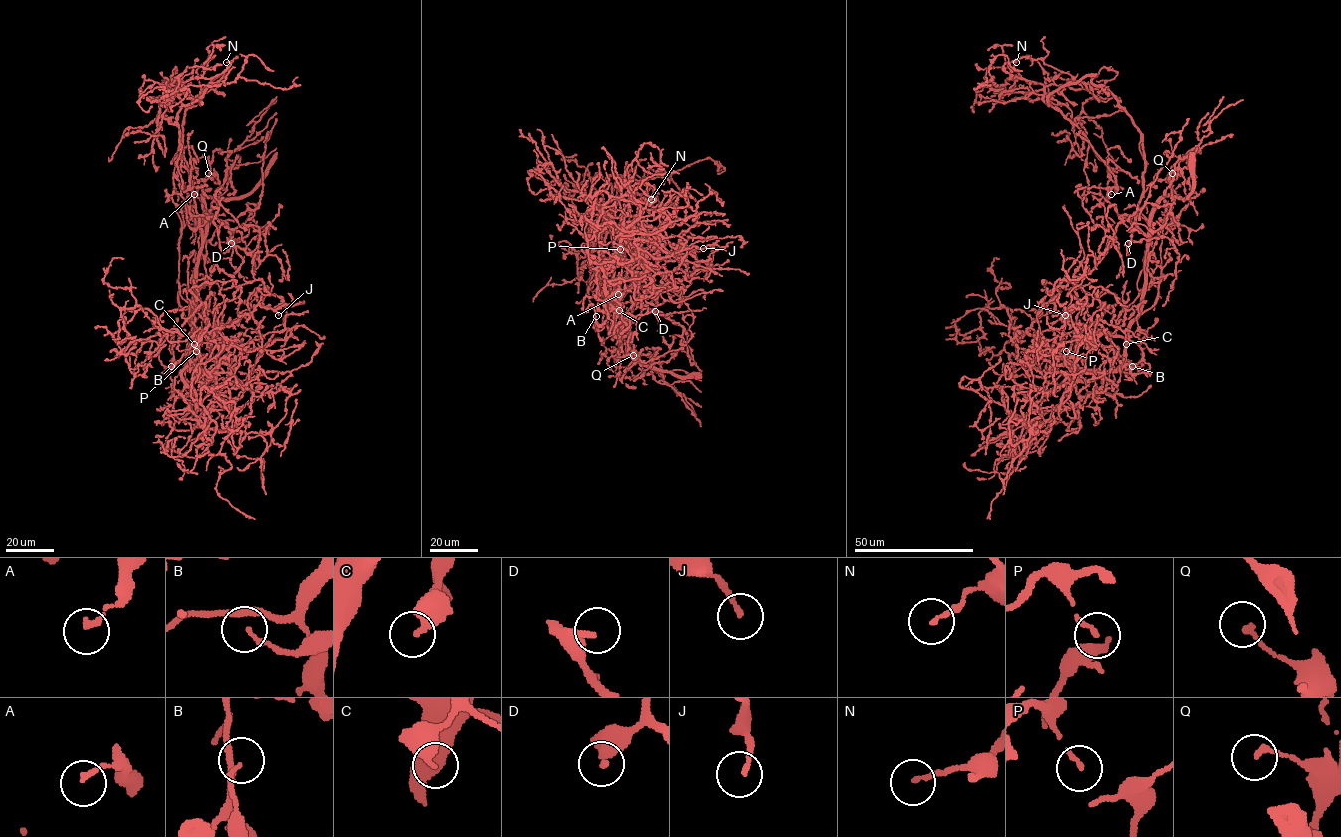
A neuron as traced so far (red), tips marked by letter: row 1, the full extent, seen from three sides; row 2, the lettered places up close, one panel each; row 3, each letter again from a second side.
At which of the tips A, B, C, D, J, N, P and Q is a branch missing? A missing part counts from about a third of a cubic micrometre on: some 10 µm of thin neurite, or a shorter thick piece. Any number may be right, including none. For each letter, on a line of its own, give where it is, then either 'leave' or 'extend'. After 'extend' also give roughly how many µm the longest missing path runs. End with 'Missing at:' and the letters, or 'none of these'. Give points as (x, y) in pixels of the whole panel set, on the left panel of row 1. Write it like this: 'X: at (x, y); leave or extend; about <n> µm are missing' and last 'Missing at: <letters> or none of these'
A: at (194, 194); leave
B: at (171, 366); leave
C: at (194, 344); leave
D: at (231, 243); extend; about 20 µm are missing
J: at (278, 315); extend; about 5 µm are missing
N: at (226, 62); leave
P: at (196, 351); leave
Q: at (208, 173); leave
Missing at: D, J

